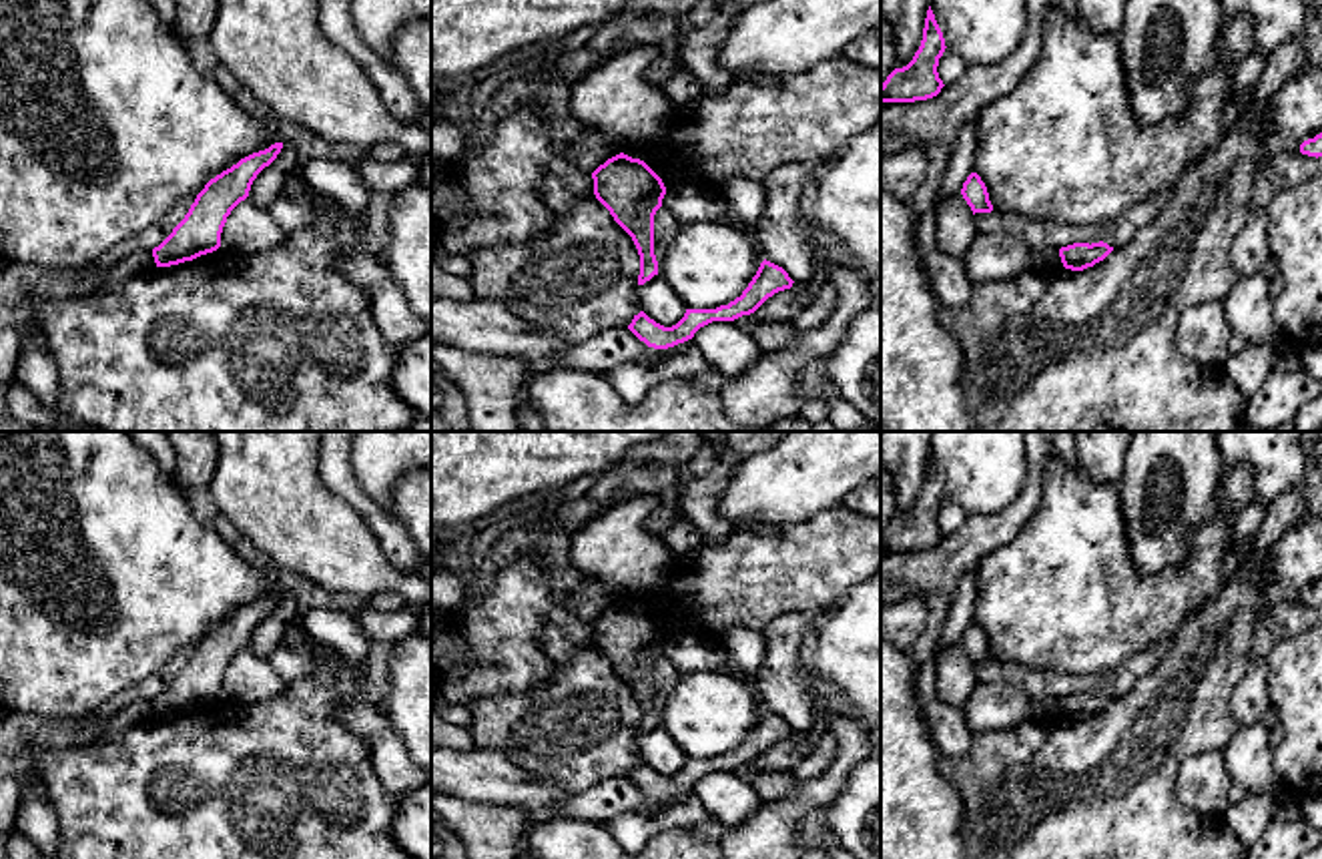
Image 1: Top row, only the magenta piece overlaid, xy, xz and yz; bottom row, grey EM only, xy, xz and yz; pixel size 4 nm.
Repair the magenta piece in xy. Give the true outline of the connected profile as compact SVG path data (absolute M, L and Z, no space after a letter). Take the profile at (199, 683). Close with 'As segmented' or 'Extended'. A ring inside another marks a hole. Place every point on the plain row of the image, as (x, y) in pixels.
M275 592L211 628L185 668L152 698L156 717L179 714L217 700L227 666L249 646L253 630L277 608L281 598L283 592Z. As segmented

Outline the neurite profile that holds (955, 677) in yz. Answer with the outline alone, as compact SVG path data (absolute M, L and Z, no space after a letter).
M961 642L935 652L935 690L939 700L963 706L975 684L973 660Z

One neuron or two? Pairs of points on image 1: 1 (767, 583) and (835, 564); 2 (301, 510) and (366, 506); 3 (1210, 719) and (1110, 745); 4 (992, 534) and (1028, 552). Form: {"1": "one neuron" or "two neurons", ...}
{"1": "one neuron", "2": "two neurons", "3": "one neuron", "4": "two neurons"}

